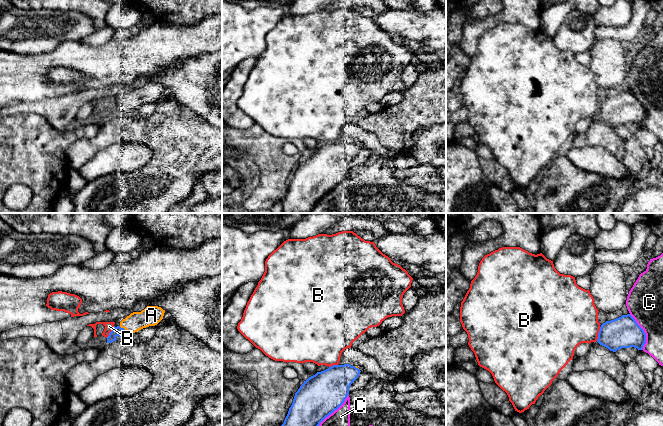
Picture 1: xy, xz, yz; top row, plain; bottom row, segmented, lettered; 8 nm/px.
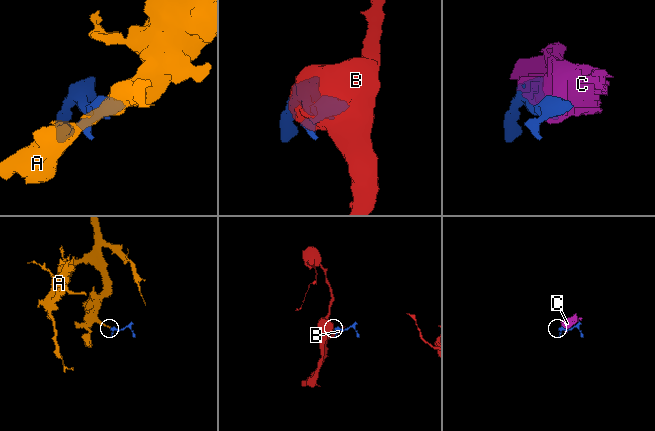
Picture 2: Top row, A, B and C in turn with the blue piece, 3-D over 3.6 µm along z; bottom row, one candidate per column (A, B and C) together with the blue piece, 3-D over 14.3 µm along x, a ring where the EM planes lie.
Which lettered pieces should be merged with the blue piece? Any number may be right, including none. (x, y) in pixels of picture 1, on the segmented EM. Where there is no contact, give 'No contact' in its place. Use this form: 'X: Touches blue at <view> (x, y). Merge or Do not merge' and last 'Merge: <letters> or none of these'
A: Touches blue at xy (123, 328). Merge
B: Touches blue at yz (598, 334). Do not merge
C: Touches blue at yz (644, 332). Do not merge
Merge: A

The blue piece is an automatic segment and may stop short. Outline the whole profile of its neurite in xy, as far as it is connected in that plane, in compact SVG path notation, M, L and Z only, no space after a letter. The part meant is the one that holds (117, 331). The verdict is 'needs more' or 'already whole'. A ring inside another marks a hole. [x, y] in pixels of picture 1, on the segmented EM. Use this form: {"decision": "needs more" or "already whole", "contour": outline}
{"decision": "needs more", "contour": "M147 306L141 312L133 312L113 328L107 337L107 343L117 340L127 333L135 333L143 328L157 325L163 318L165 310L158 306Z"}

